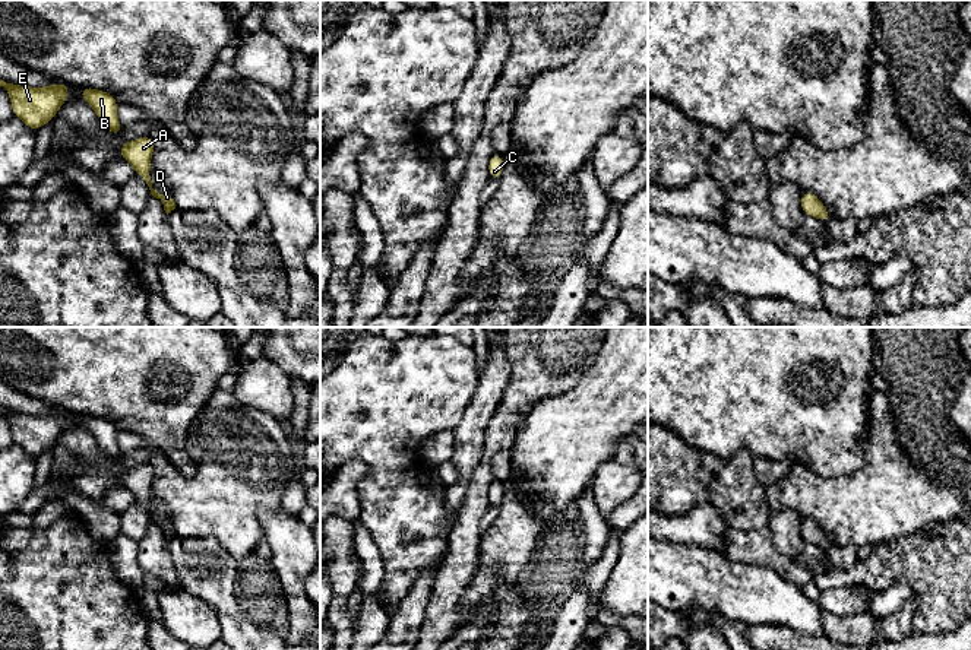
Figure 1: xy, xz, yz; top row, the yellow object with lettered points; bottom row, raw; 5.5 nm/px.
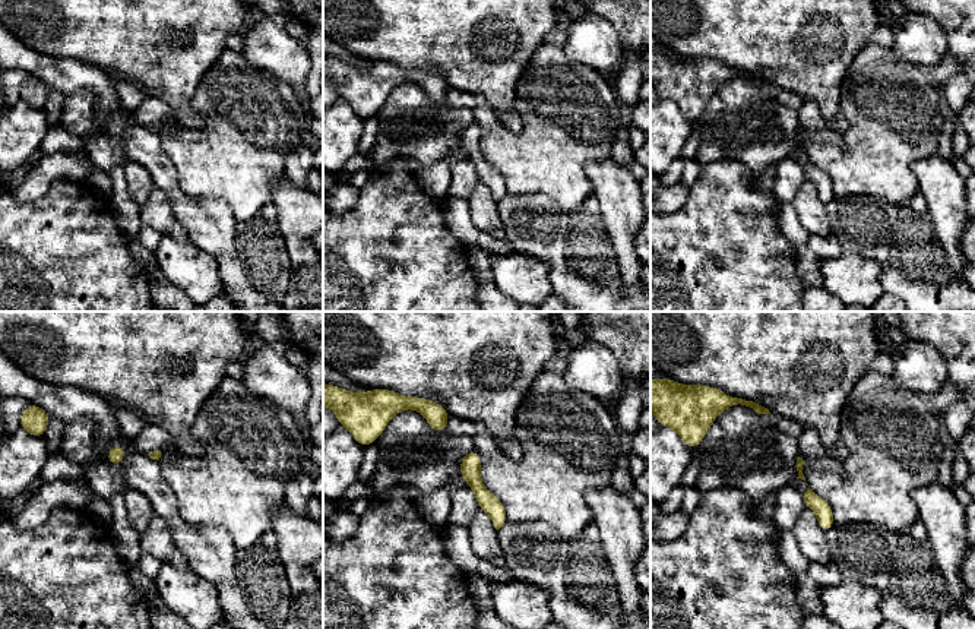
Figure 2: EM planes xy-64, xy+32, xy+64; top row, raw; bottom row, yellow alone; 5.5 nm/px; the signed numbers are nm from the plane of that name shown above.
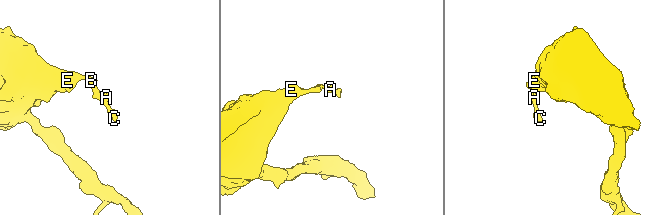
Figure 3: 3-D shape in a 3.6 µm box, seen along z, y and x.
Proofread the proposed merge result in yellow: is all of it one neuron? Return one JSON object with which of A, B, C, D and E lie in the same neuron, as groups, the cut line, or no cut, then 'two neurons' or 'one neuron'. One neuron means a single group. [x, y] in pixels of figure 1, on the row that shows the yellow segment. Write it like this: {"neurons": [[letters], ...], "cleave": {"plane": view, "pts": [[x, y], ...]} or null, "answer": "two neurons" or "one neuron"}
{"neurons": [["A", "B", "C", "D", "E"]], "cleave": null, "answer": "one neuron"}

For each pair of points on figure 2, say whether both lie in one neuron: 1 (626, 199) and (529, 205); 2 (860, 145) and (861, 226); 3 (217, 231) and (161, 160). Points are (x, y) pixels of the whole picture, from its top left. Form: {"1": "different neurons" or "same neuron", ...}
{"1": "different neurons", "2": "different neurons", "3": "same neuron"}

